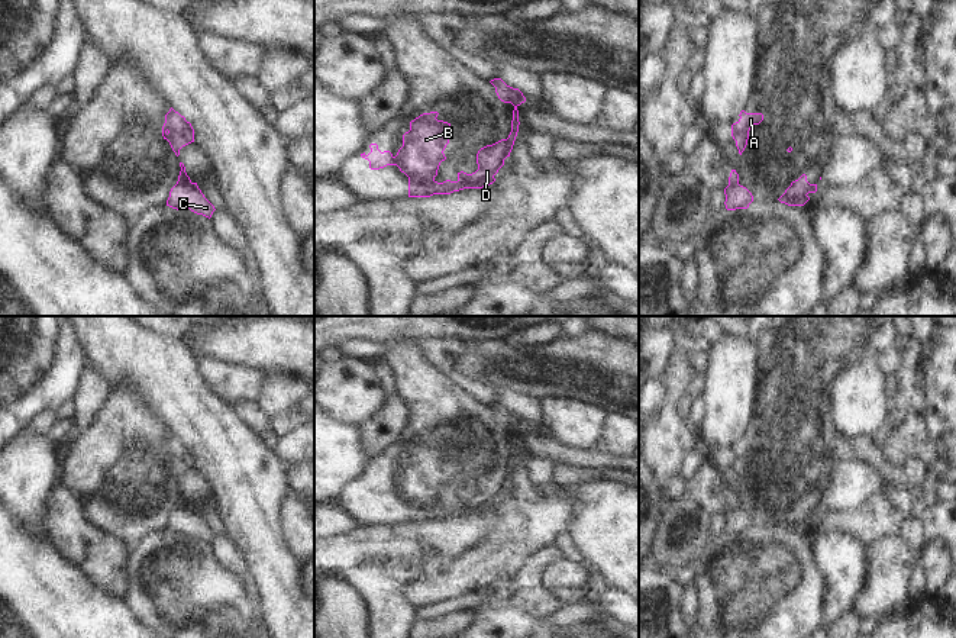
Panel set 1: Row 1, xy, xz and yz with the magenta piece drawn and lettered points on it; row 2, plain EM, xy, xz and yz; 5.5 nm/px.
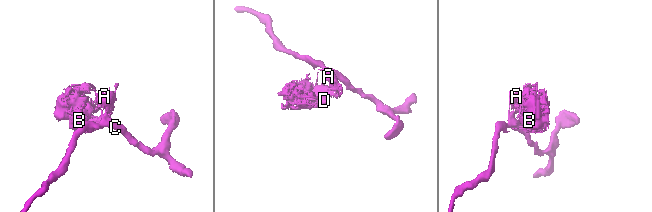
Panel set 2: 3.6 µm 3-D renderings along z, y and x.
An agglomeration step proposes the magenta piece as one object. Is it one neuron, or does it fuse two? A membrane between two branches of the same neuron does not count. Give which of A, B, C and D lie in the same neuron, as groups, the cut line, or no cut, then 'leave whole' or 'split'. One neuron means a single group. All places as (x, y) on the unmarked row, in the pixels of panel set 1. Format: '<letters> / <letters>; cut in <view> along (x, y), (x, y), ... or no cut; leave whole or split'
A B D / C; cut in xy along (190, 505), (177, 509); split

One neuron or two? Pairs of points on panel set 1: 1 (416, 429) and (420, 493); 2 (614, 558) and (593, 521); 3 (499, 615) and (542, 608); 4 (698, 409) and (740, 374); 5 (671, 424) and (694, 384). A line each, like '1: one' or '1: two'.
1: one
2: one
3: one
4: two
5: two

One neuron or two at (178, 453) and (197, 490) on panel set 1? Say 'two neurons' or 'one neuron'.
two neurons

